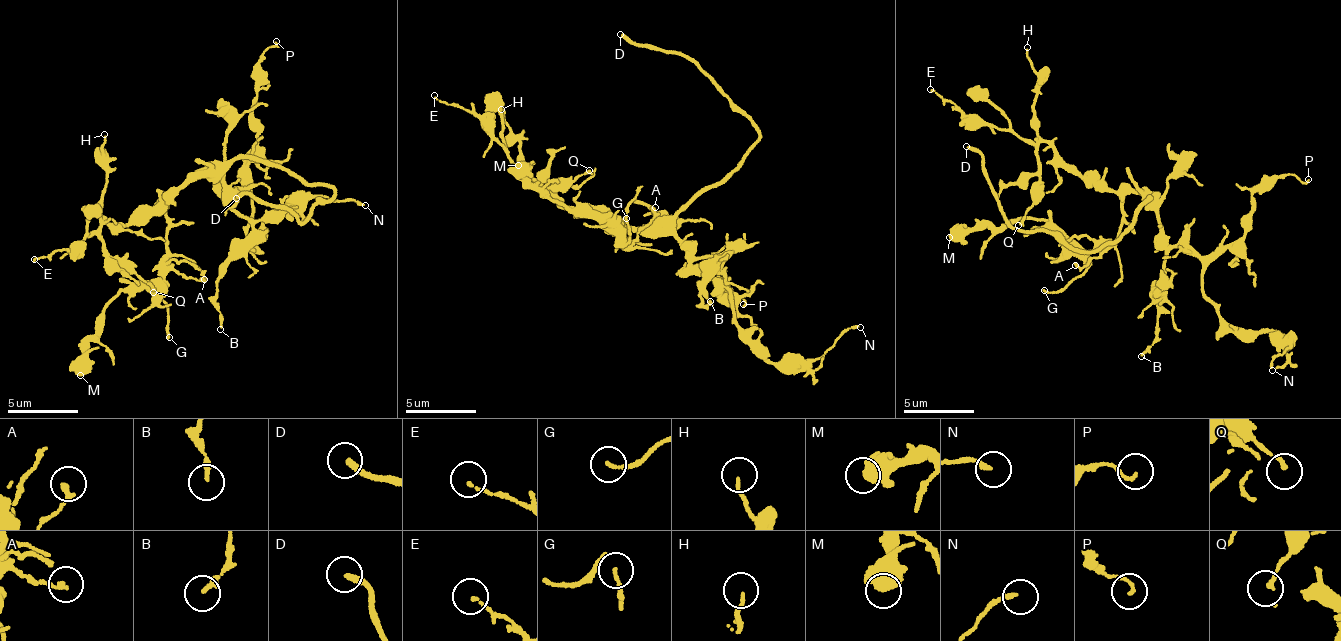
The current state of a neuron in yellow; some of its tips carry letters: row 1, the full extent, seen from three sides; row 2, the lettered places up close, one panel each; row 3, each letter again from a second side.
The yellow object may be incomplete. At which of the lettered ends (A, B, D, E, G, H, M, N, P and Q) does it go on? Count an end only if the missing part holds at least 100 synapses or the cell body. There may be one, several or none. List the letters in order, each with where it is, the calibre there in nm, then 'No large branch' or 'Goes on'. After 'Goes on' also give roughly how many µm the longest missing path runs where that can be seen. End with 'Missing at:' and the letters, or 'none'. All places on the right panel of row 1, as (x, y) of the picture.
A: Place: (1075, 265). Thickness 200 nm. No large branch
B: Place: (1141, 356). Thickness 220 nm. No large branch
D: Place: (966, 146). Thickness 260 nm. Goes on. Missing length about 25 µm
E: Place: (930, 89). Thickness 110 nm. No large branch
G: Place: (1044, 290). Thickness 140 nm. No large branch
H: Place: (1027, 47). Thickness 110 nm. No large branch
M: Place: (949, 237). Thickness 500 nm. No large branch
N: Place: (1272, 370). Thickness 160 nm. No large branch
P: Place: (1308, 179). Thickness 120 nm. No large branch
Q: Place: (1018, 225). Thickness 180 nm. No large branch
Missing at: D

